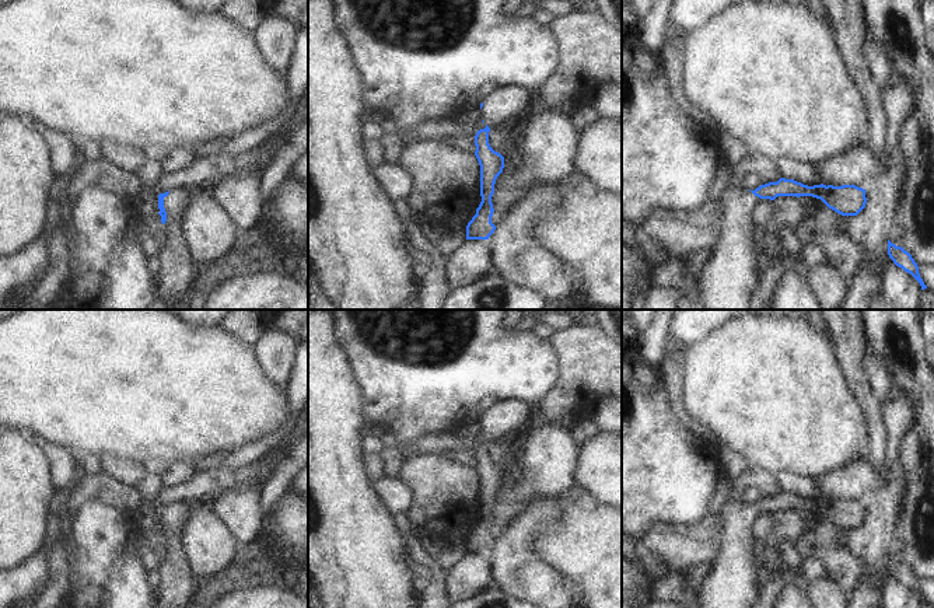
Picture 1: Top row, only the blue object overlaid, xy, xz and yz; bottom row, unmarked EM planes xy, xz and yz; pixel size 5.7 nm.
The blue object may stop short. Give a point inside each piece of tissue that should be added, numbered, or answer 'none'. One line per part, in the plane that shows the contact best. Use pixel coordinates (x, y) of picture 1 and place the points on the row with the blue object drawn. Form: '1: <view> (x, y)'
1: xy (178, 268)

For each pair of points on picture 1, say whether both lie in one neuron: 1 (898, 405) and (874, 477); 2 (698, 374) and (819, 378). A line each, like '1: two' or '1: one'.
1: one
2: one

